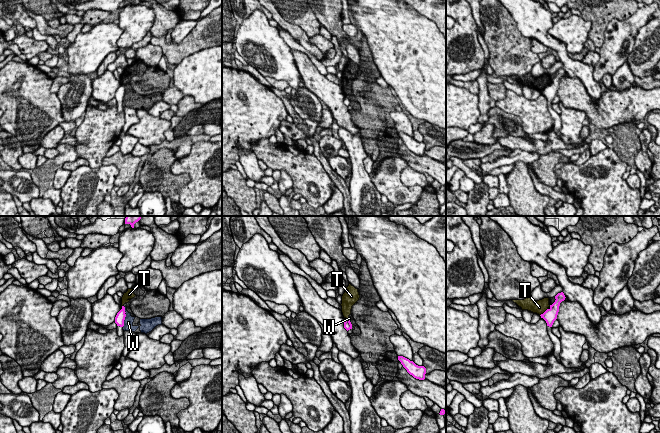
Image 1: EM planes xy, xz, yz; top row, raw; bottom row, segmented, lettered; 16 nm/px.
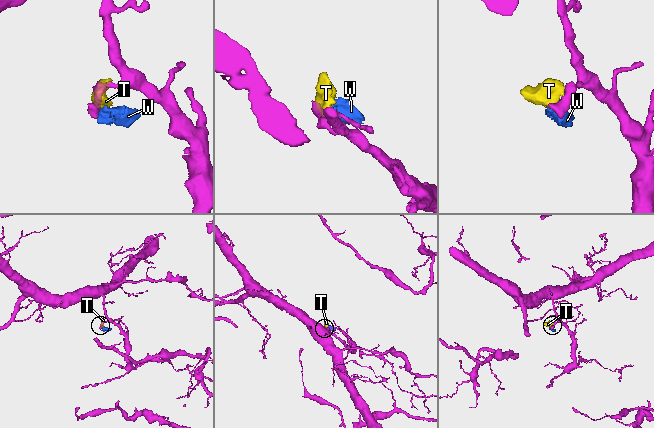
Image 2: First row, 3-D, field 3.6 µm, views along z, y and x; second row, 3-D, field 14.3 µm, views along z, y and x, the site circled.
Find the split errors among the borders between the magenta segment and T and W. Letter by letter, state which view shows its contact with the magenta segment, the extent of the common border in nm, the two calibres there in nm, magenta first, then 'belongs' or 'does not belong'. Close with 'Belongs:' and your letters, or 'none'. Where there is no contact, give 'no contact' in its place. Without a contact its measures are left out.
T: yz | 170 nm | 220/220 nm | does not belong
W: xy | 320 nm | 160/160 nm | does not belong
Belongs: none

